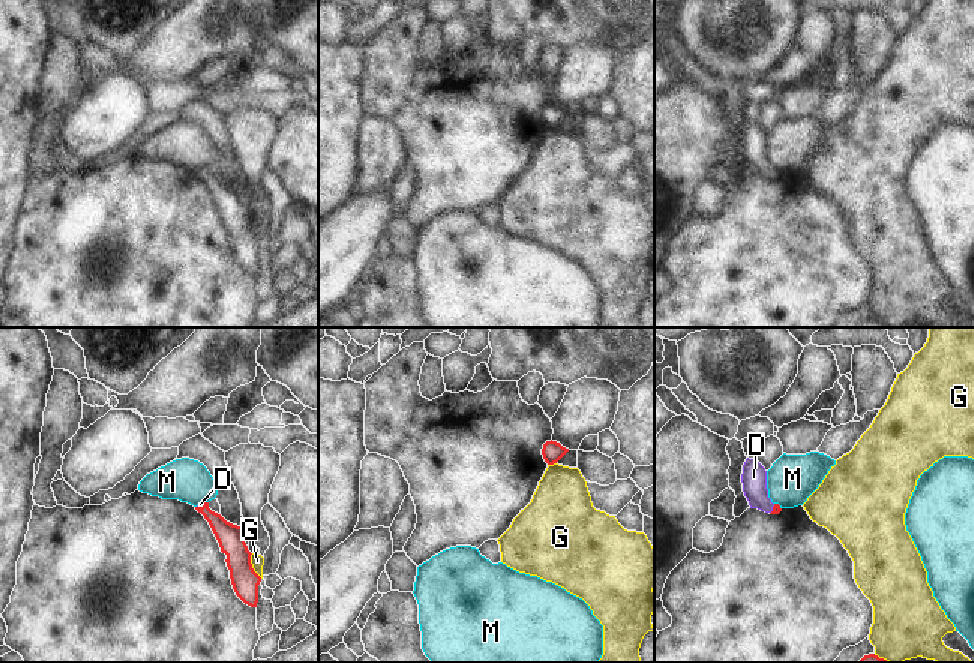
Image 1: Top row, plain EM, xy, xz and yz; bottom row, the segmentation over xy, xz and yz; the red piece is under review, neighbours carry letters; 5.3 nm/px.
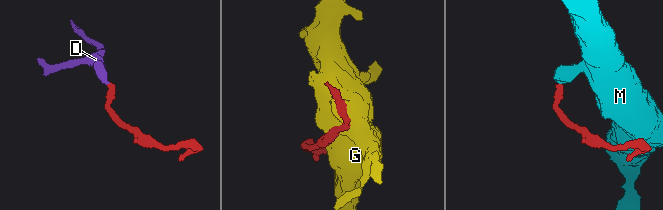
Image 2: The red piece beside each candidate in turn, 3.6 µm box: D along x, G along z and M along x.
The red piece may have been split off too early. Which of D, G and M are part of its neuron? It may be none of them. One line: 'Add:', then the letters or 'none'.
Add: D

